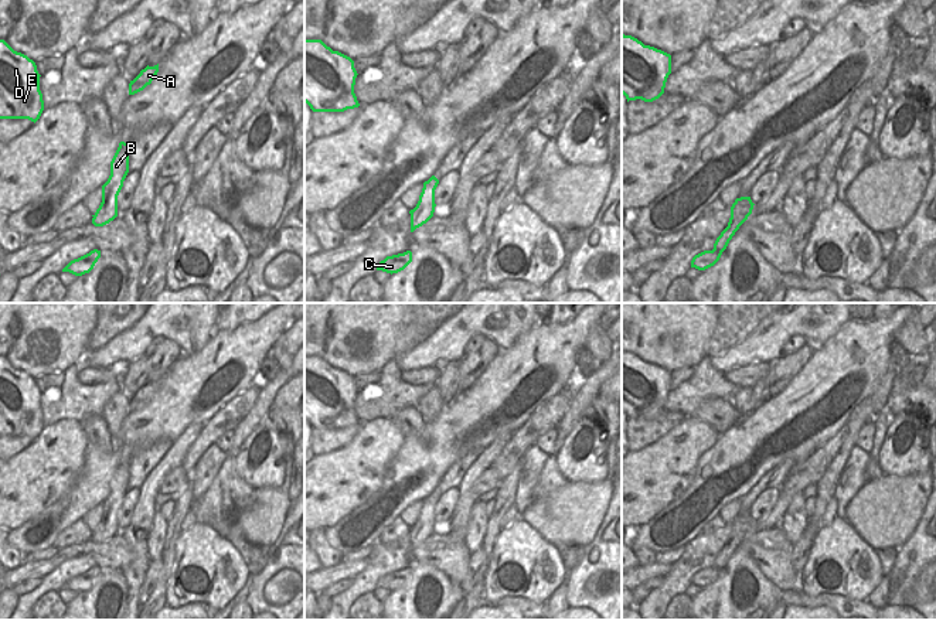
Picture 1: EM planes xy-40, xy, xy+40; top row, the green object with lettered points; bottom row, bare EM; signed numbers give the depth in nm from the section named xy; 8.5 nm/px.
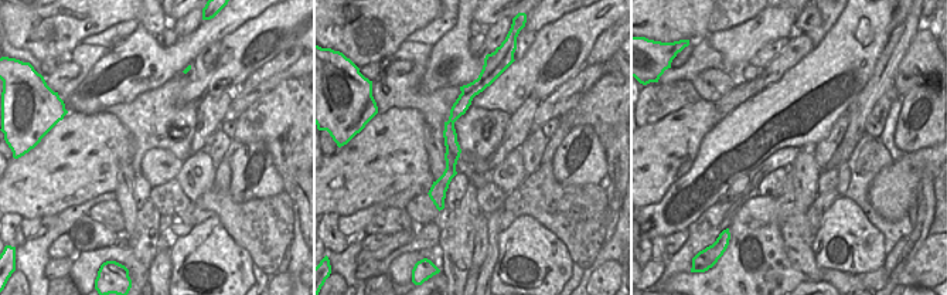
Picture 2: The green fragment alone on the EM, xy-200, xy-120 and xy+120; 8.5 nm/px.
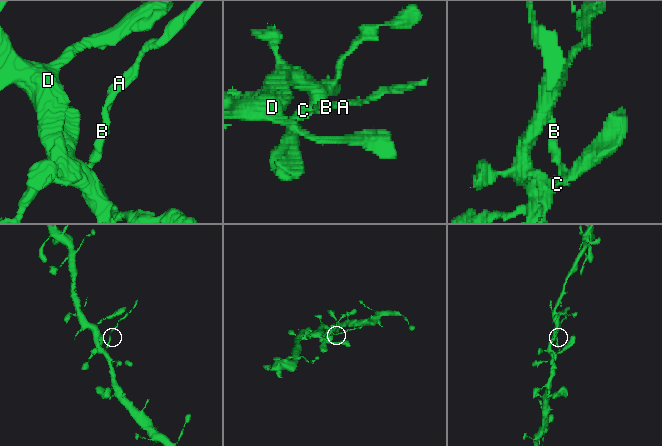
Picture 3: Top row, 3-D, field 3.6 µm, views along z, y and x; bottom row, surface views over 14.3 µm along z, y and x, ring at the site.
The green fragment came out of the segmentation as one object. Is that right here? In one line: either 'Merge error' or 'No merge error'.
Merge error.

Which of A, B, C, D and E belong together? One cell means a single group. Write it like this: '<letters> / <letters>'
A B / C D E

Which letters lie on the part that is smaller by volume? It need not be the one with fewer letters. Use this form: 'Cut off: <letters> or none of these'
Cut off: A, B

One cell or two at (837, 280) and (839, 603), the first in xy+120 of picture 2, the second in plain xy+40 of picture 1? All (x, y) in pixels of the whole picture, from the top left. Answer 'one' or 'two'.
one

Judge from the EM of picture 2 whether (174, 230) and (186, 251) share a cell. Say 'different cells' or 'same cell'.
different cells

